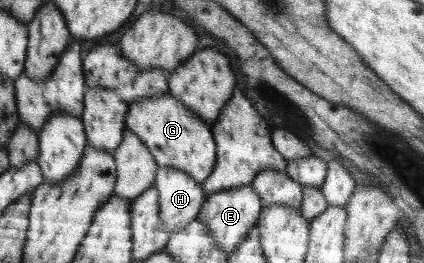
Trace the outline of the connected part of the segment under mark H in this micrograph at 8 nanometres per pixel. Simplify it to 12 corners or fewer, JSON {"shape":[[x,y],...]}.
{"shape":[[159,167],[154,184],[169,236],[198,218],[203,183]]}

